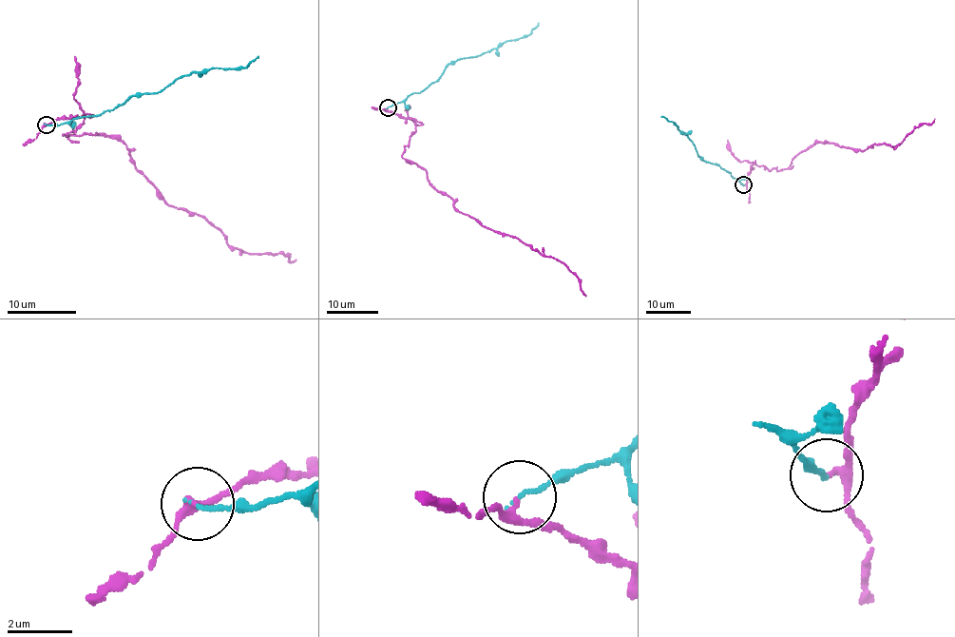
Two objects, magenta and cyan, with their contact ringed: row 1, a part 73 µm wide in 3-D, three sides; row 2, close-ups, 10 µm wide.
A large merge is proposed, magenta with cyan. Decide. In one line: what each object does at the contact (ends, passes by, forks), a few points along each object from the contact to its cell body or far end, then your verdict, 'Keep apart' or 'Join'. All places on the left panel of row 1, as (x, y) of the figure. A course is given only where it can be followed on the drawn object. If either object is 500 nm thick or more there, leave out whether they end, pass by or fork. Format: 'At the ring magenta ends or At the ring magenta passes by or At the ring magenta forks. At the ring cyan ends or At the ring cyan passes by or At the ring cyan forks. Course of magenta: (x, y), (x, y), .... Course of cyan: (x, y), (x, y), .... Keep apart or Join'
At the ring magenta passes by. At the ring cyan ends. Course of magenta: (46, 124), (91, 115), (63, 135), (122, 141), (130, 159), (171, 205), (204, 216), (230, 246), (296, 260). Course of cyan: (46, 124), (58, 125), (95, 116), (132, 97), (161, 93), (179, 78), (214, 67), (247, 67), (258, 56). Keep apart

